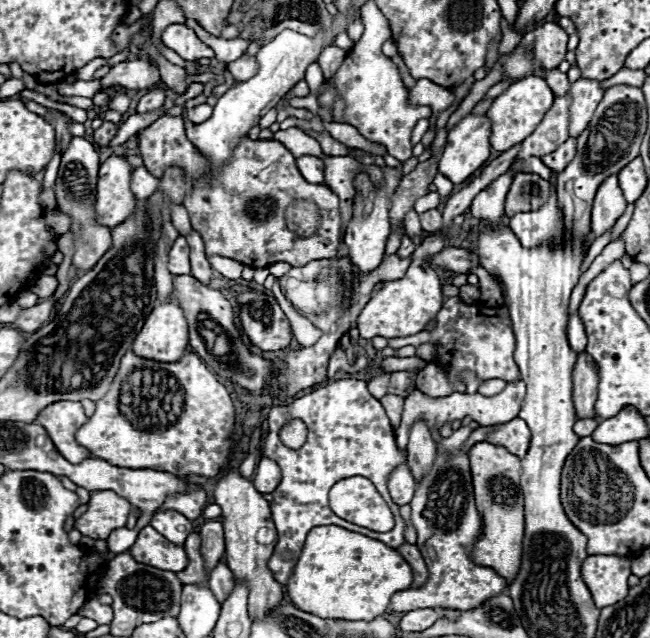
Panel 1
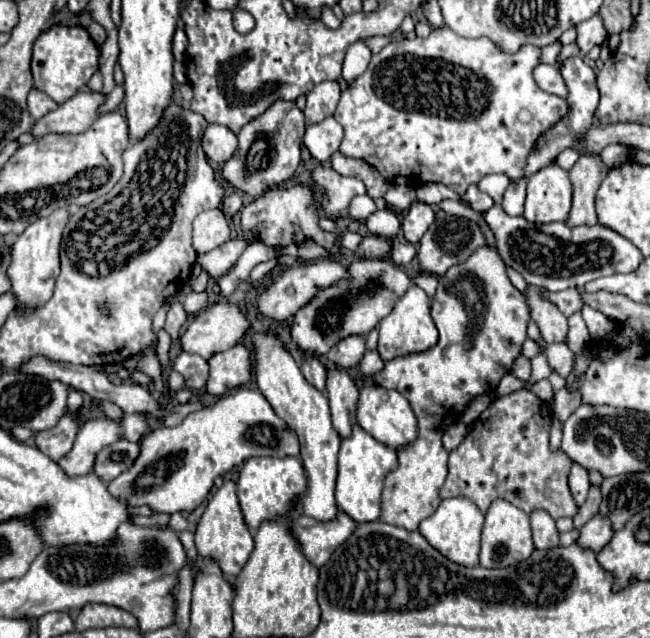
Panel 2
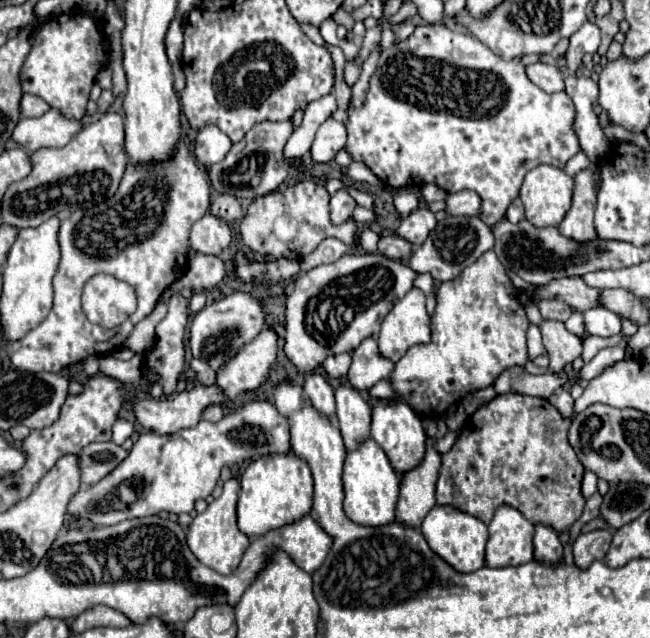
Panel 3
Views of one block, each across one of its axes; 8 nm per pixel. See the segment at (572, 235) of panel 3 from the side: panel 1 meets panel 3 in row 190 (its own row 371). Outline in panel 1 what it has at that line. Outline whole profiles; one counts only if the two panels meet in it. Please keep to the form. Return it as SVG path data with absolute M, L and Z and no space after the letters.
M580 352L574 366L572 400L578 418L594 418L594 404L598 394L598 368L590 354Z

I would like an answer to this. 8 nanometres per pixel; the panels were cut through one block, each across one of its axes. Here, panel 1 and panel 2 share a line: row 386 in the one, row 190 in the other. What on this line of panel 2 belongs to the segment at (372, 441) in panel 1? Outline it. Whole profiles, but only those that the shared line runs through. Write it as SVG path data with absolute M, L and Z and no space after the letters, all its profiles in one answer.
M316 166L310 176L318 186L316 204L320 214L334 220L348 216L348 204L354 196L366 194L366 186L360 178L340 176L330 166Z

